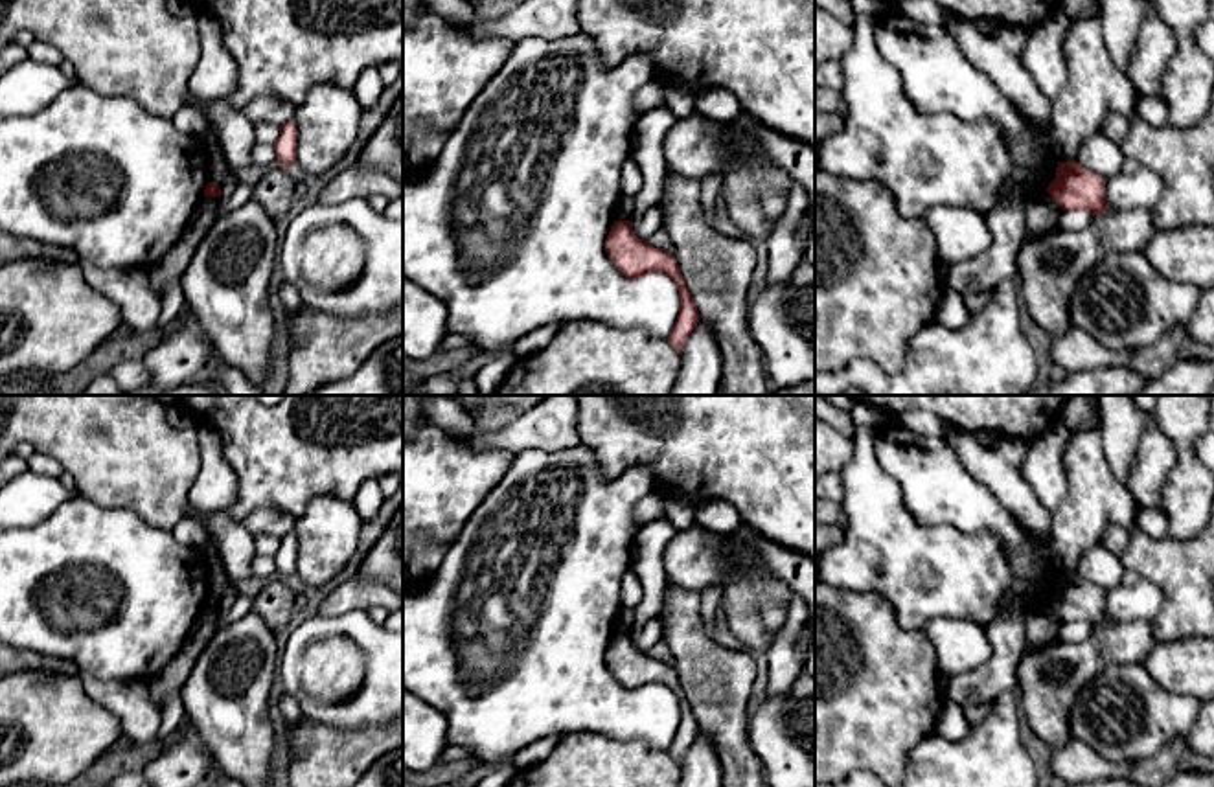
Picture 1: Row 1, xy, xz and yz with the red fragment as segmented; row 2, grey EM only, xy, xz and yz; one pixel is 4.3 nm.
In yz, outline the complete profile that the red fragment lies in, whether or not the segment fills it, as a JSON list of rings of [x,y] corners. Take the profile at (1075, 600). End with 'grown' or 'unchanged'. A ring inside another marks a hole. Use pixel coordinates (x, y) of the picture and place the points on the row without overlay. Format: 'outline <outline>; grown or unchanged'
outline [[[1058,574],[1056,590],[1047,603],[1061,622],[1087,623],[1094,629],[1102,623],[1113,623],[1104,610],[1105,592],[1078,574]]]; unchanged

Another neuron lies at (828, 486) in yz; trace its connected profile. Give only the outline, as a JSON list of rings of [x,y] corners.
[[[826,473],[815,480],[815,498],[841,504],[844,487],[839,473]]]

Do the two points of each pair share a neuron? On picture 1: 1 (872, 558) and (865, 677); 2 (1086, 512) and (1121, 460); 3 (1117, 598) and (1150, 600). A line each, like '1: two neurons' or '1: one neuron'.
1: two neurons
2: two neurons
3: one neuron

